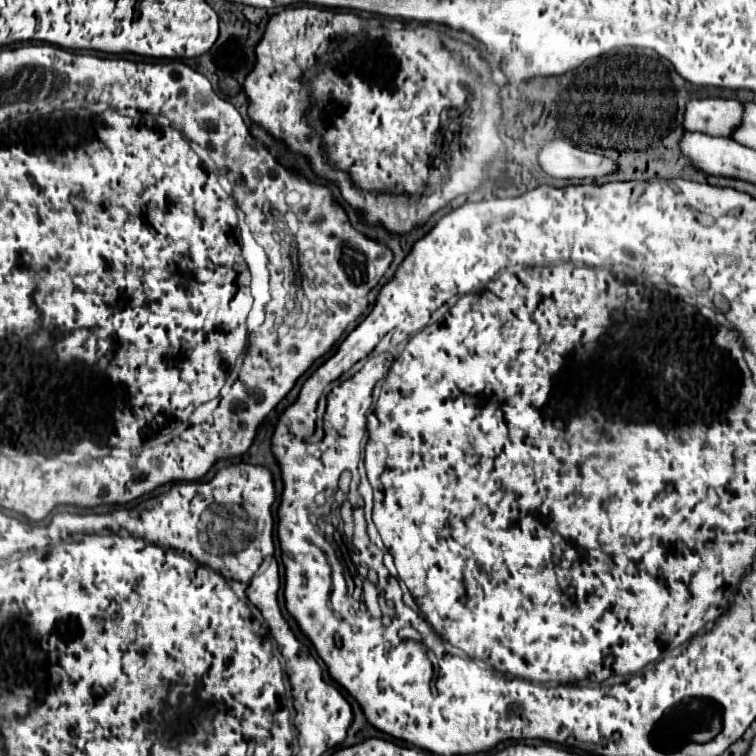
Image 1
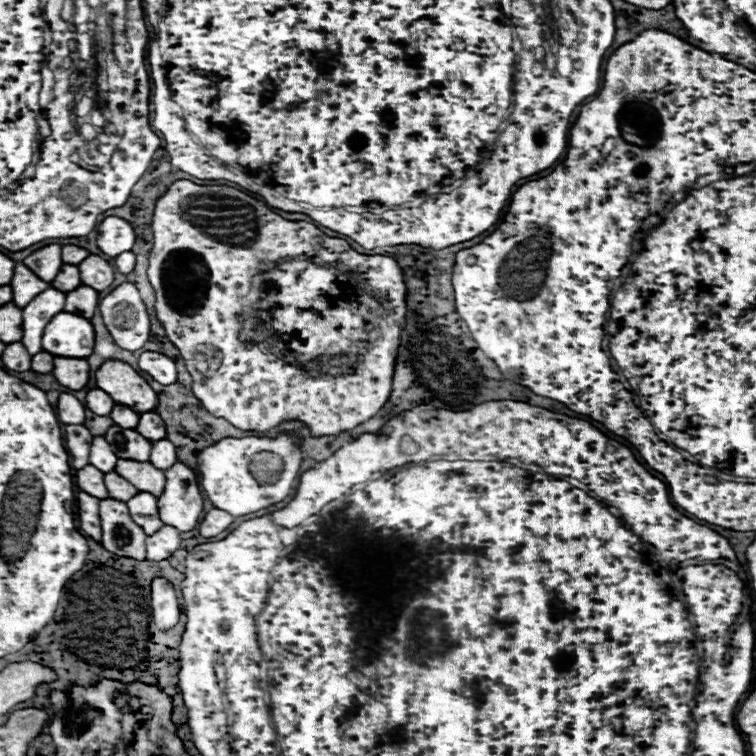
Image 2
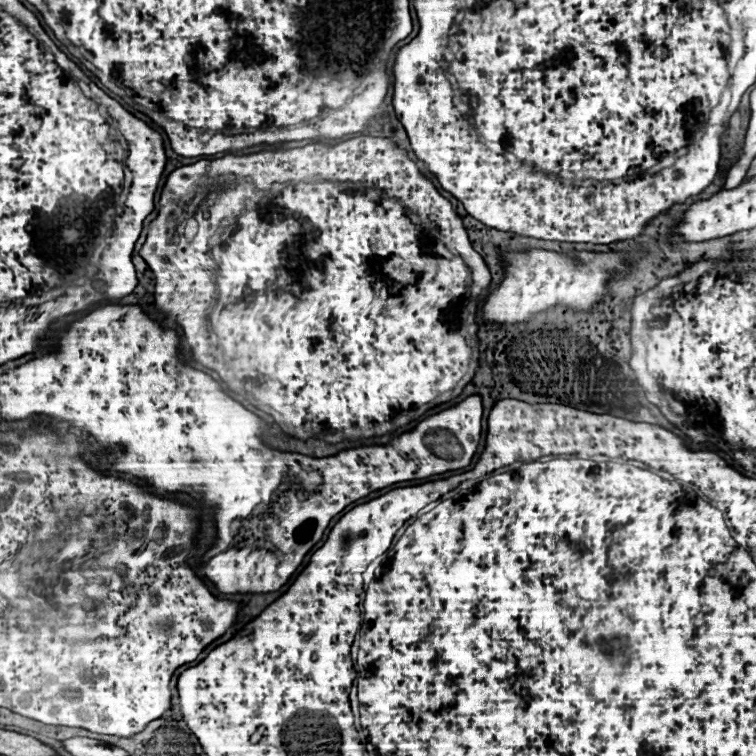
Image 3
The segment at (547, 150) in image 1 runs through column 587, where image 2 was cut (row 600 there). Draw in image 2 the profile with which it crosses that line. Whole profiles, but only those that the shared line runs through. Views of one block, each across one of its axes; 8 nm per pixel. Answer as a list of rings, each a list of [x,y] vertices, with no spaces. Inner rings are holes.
[[[162,576],[152,580],[152,618],[158,628],[172,628],[180,618],[176,590]]]

